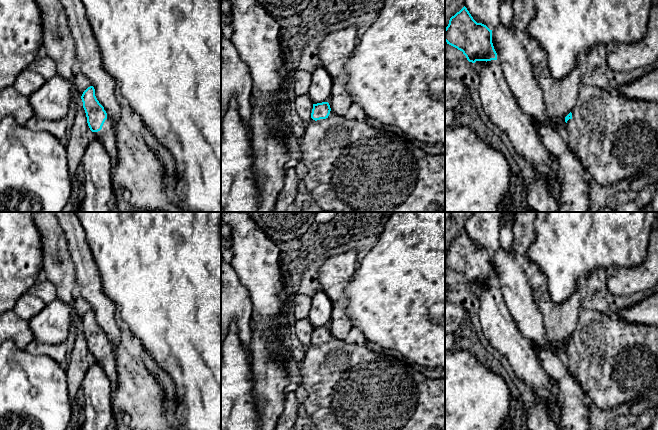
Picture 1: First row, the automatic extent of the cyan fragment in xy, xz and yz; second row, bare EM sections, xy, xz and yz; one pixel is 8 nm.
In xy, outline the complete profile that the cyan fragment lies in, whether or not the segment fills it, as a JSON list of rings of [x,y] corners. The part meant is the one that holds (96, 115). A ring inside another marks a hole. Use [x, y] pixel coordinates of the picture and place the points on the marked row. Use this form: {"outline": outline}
{"outline": [[[93,86],[88,87],[83,92],[81,99],[93,137],[103,144],[111,159],[111,163],[116,164],[117,146],[114,120],[97,100]]]}

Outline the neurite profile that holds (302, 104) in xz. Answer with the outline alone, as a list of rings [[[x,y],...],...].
[[[308,94],[297,96],[292,104],[292,107],[303,122],[307,123],[310,120],[313,103]]]

